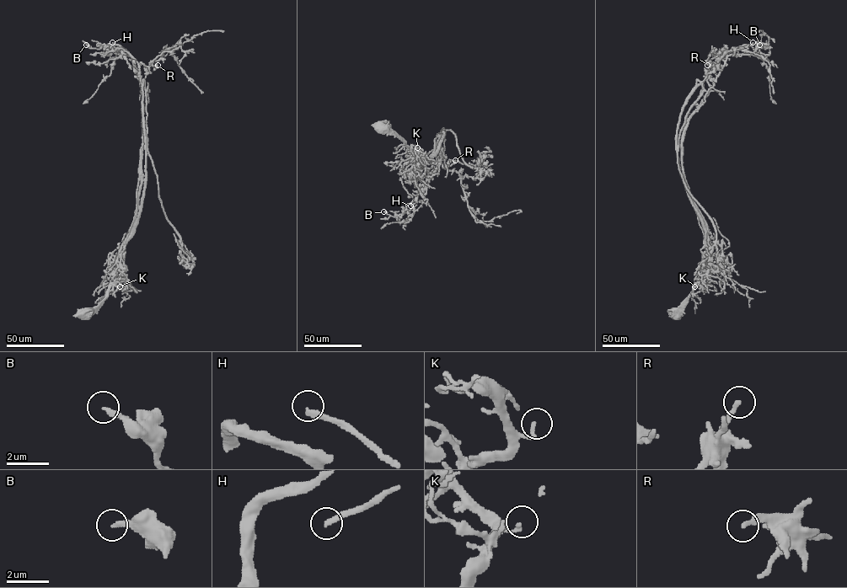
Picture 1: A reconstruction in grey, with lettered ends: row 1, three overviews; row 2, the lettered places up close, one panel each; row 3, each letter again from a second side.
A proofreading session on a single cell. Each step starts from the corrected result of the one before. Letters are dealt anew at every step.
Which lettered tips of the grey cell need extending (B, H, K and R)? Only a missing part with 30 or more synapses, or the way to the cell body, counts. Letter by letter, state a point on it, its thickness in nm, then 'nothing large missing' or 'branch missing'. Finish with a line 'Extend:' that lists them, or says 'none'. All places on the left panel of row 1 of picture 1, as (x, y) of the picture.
B: (86, 45) | 240 nm | nothing large missing
H: (112, 42) | 240 nm | branch missing
K: (120, 286) | 160 nm | nothing large missing
R: (158, 65) | 240 nm | nothing large missing
Extend: H

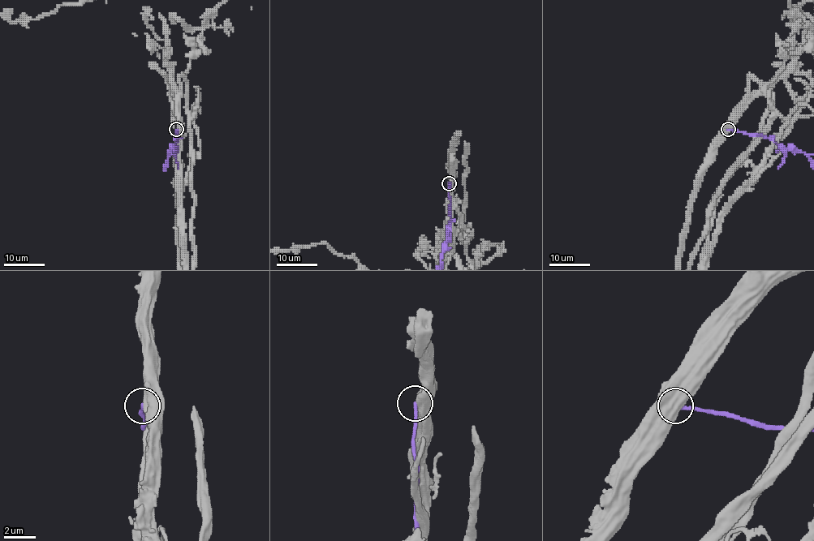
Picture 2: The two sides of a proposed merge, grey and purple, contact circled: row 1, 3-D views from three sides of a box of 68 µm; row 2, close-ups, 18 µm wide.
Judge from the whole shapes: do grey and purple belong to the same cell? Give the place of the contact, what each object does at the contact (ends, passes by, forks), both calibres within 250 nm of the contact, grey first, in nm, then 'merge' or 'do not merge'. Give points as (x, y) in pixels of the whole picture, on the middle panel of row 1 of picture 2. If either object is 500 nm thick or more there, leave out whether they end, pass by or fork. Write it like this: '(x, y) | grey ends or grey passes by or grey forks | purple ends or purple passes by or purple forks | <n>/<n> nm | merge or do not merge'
(449, 183) | 800/200 nm | do not merge

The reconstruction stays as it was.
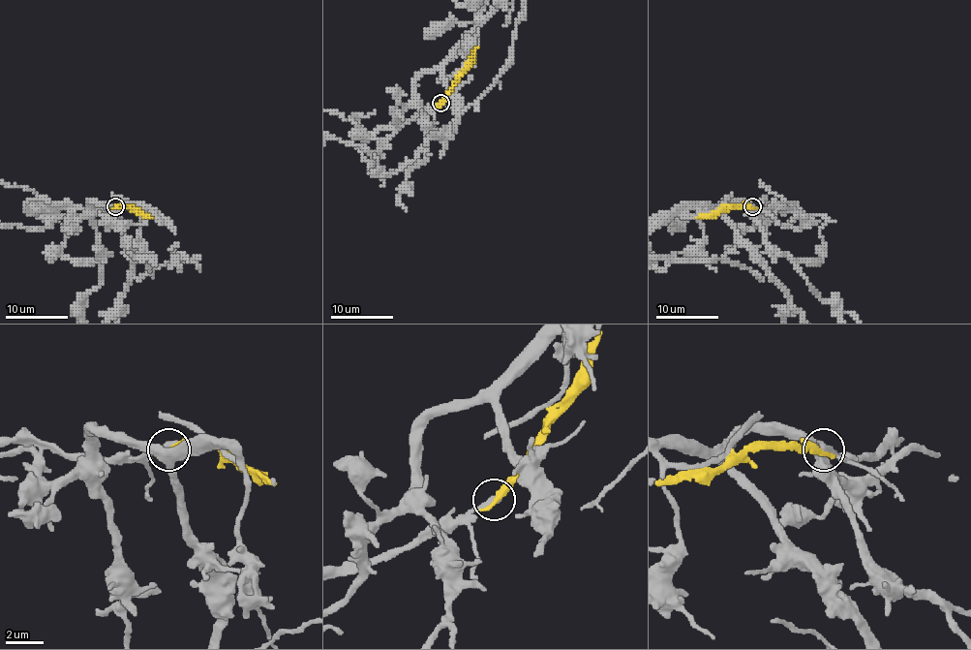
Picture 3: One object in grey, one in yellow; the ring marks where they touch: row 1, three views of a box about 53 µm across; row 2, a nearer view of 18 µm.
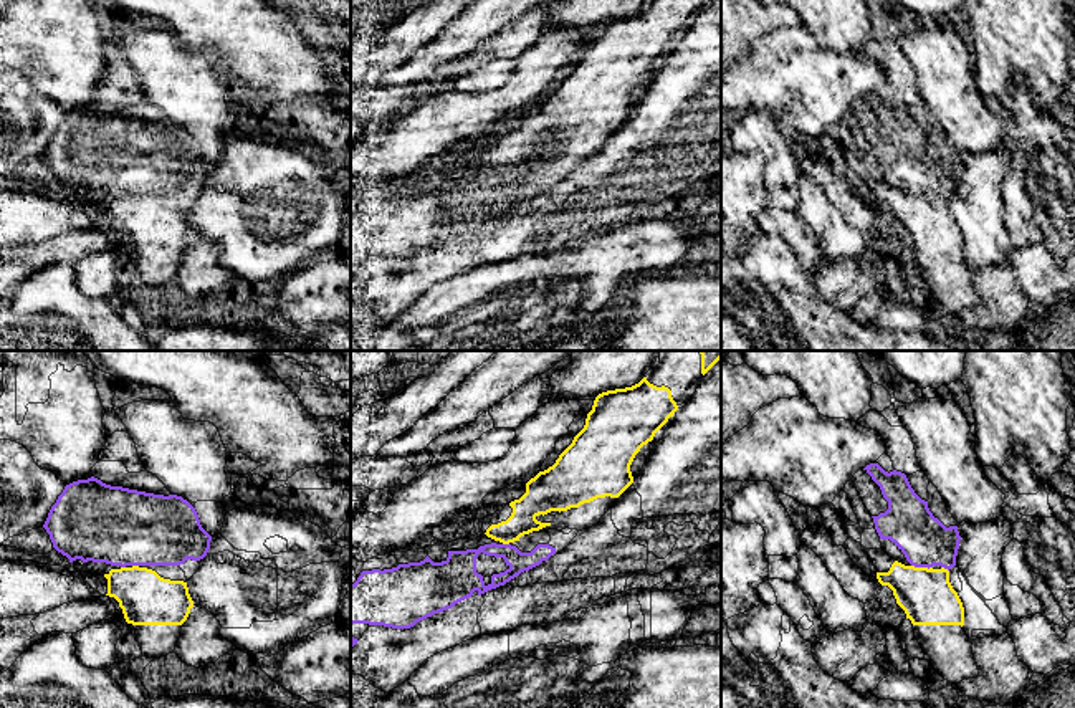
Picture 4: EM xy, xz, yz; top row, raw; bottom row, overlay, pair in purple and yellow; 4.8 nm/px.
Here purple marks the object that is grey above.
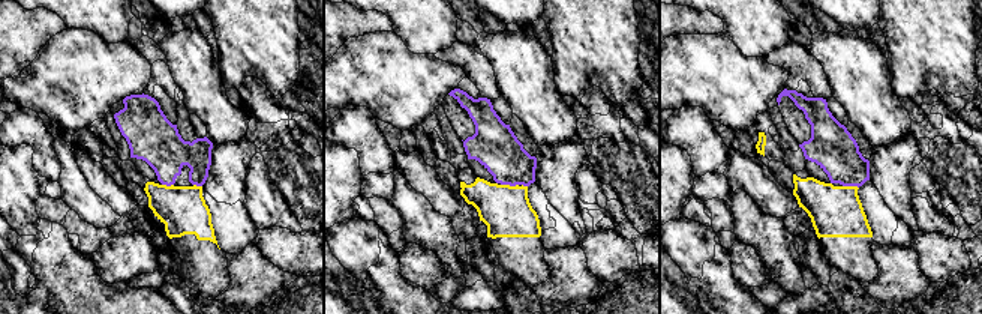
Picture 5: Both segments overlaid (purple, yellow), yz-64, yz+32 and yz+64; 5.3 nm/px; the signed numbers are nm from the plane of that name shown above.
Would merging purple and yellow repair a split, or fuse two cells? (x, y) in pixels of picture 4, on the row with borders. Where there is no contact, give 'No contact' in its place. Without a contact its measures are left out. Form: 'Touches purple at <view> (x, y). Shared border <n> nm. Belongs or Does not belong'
Touches purple at yz (922, 566). Shared border 110 nm. Belongs

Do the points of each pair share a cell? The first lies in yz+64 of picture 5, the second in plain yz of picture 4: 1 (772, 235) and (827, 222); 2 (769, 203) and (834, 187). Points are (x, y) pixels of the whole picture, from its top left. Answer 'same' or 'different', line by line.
1: same
2: same

